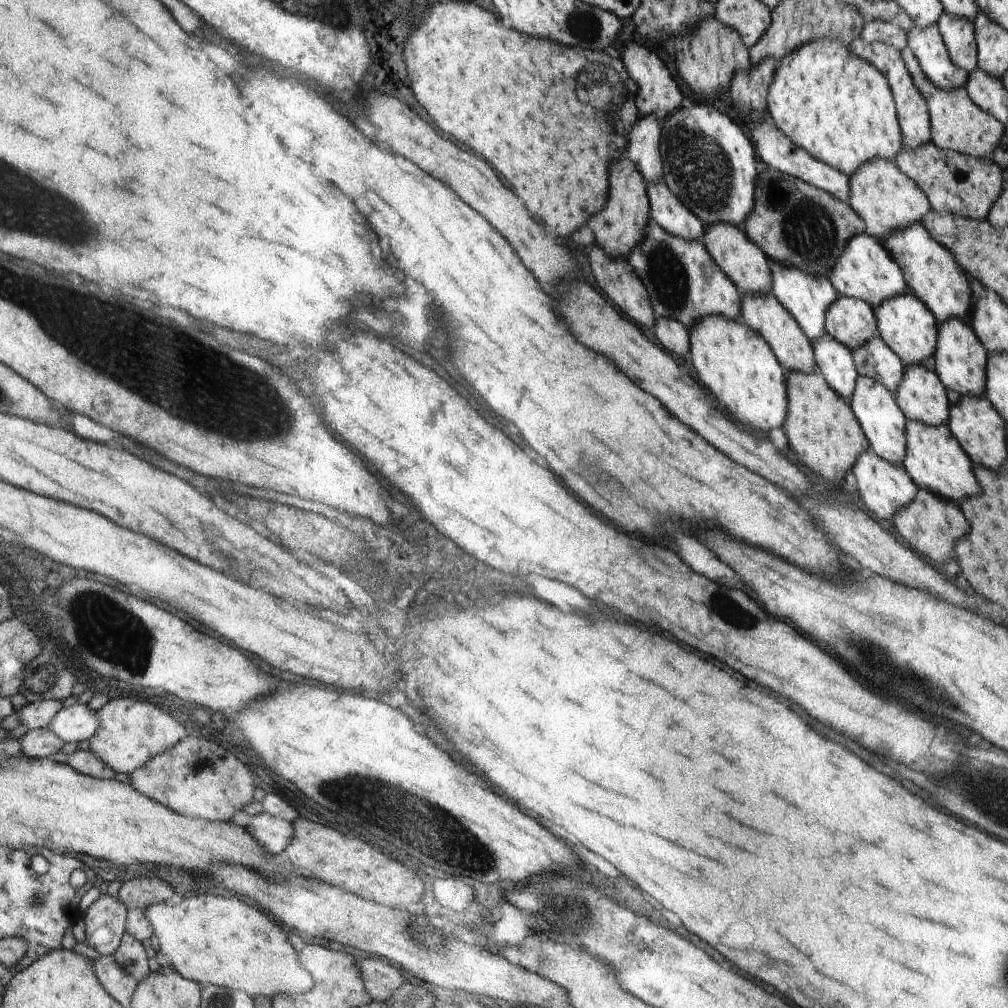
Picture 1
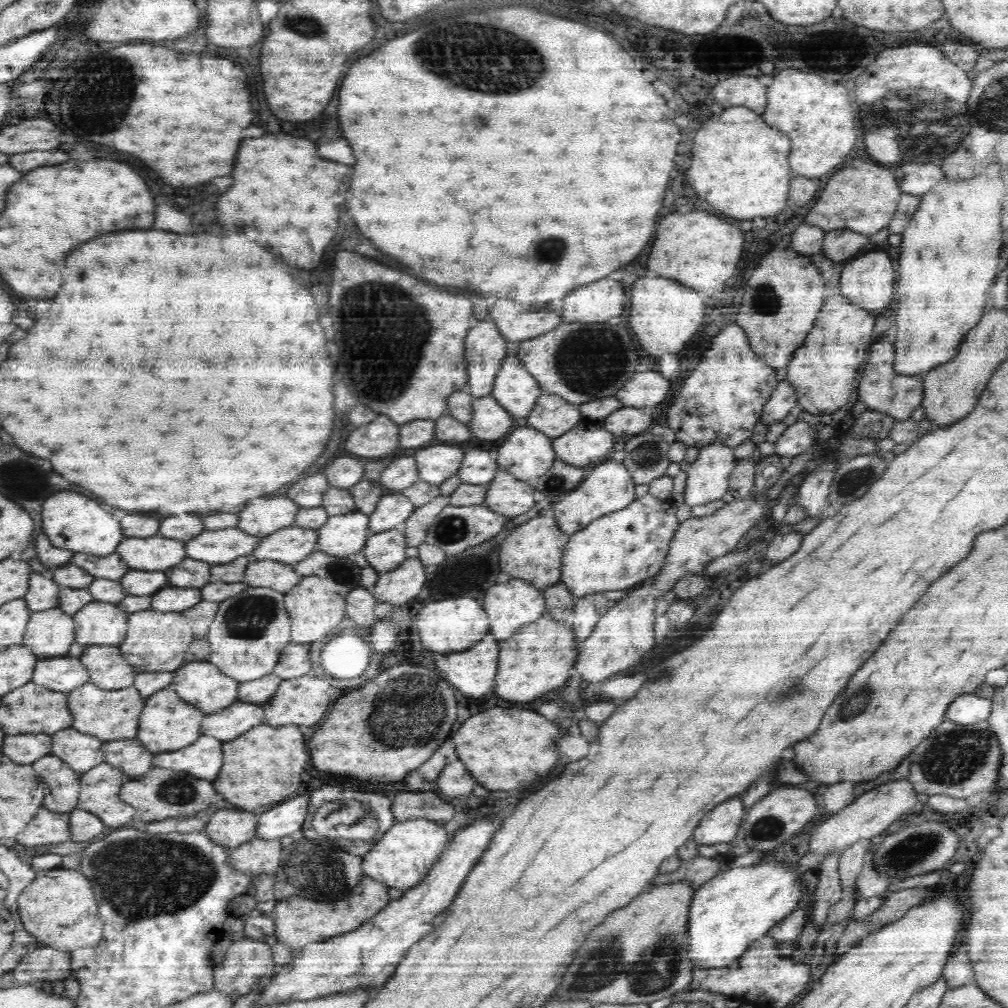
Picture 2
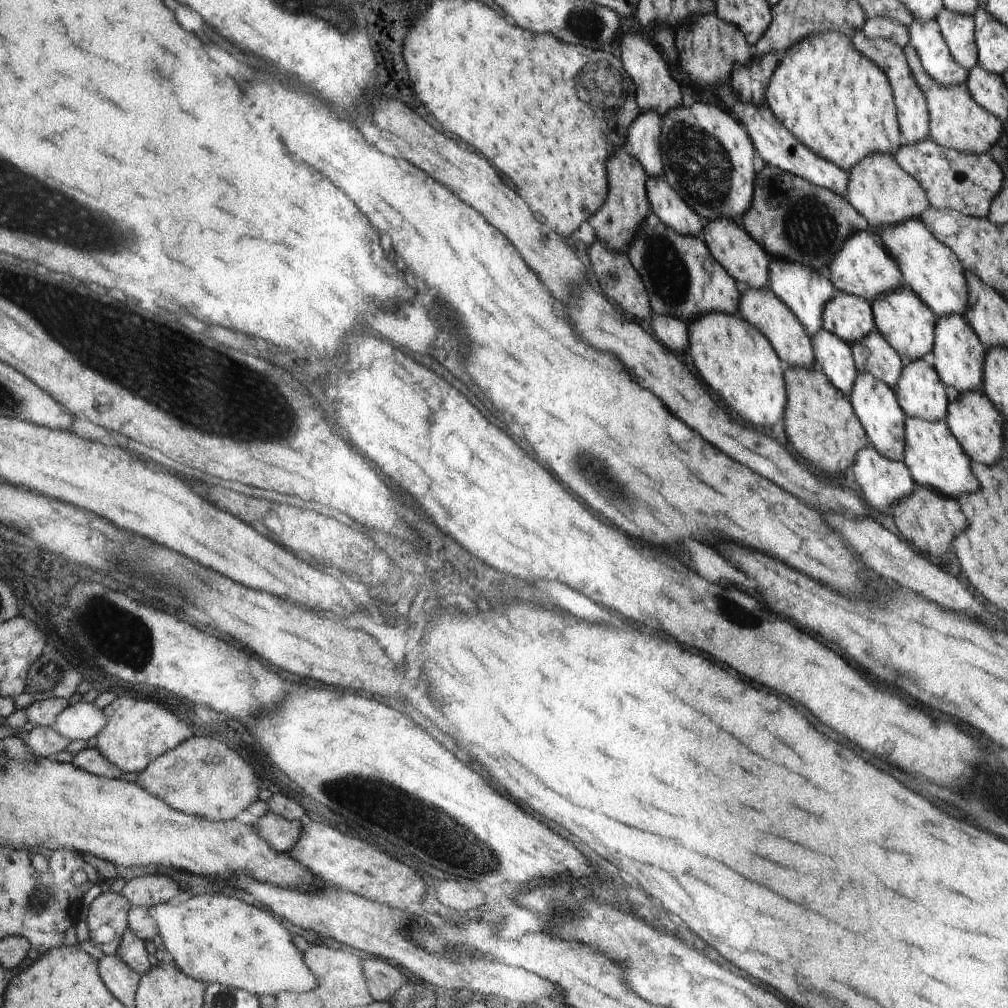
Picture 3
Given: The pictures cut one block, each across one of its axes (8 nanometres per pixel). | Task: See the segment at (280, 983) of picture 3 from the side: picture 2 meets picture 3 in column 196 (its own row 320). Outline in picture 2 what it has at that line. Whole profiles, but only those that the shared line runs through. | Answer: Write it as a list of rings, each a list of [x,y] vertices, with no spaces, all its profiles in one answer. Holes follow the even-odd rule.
[[[993,163],[988,164],[984,170],[980,170],[976,175],[956,179],[950,179],[950,177],[944,176],[937,182],[936,186],[932,186],[930,190],[926,190],[925,194],[919,197],[920,203],[917,204],[917,210],[913,212],[912,217],[908,218],[908,224],[904,226],[904,230],[901,233],[901,252],[898,258],[898,264],[900,266],[898,266],[898,278],[896,278],[898,282],[895,282],[896,294],[898,294],[898,312],[894,314],[894,324],[897,325],[895,369],[900,374],[925,374],[930,368],[936,366],[936,364],[952,358],[953,351],[956,350],[956,346],[964,338],[964,334],[980,320],[980,316],[986,308],[984,306],[984,292],[988,290],[995,280],[997,273],[1000,272],[998,269],[1000,264],[999,254],[1002,246],[1002,233],[1004,231],[1001,212],[1002,202],[1006,192],[1002,173],[1002,165],[1000,163]]]

